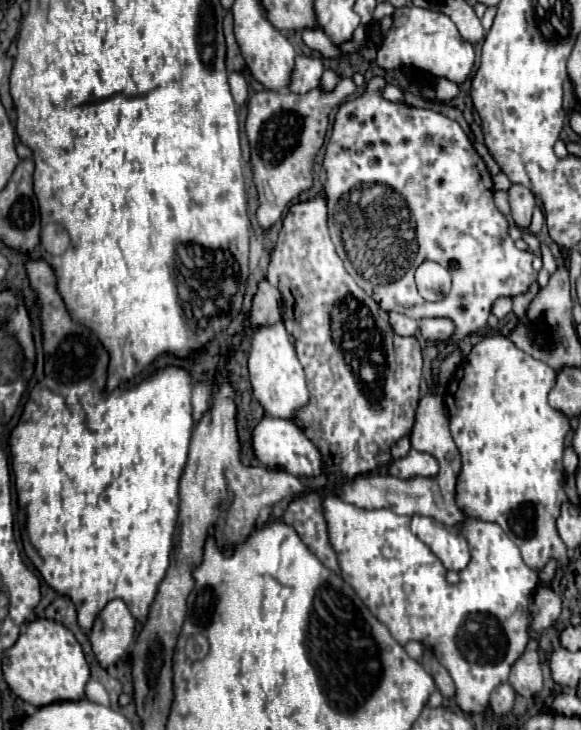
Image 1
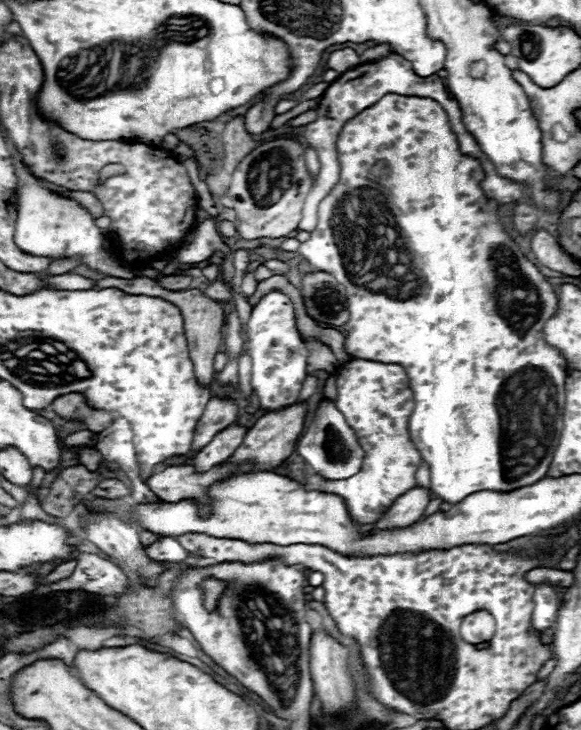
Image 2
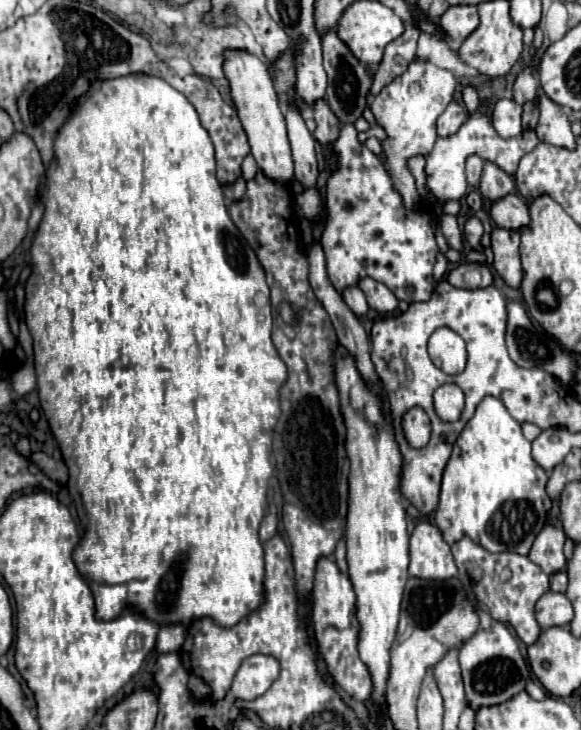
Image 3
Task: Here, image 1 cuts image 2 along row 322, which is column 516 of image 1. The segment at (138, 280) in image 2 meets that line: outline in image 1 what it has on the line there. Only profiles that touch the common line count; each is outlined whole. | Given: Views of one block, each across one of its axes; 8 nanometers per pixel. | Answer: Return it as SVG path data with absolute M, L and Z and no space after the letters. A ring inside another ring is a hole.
M512 184L508 190L508 198L510 198L510 206L512 206L512 218L516 222L518 228L528 228L530 220L532 220L532 212L536 206L536 198L534 194L524 188L522 184Z

